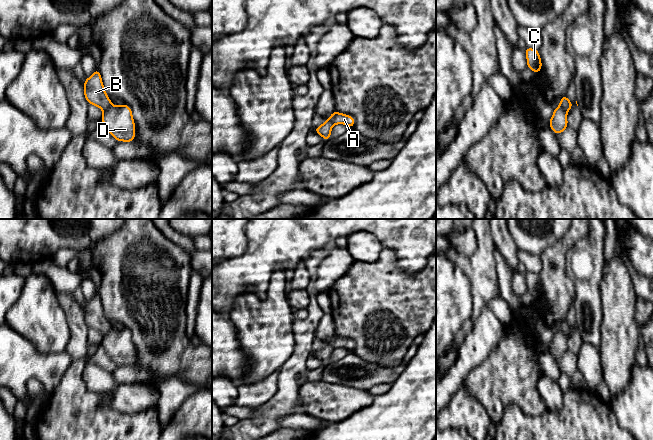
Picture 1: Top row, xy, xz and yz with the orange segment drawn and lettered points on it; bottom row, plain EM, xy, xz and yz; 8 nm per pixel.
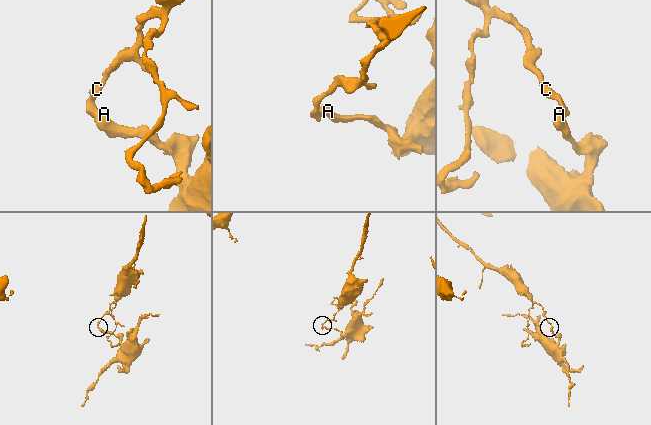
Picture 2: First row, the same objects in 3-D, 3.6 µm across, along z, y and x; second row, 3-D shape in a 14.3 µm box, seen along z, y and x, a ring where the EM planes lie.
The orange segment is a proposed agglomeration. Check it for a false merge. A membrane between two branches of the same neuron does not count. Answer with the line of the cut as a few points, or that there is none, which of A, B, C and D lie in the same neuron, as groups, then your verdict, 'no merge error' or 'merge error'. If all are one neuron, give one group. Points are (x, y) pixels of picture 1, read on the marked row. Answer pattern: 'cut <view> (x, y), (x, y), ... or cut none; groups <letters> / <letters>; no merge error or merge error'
cut xy (111, 105), (104, 112); groups A D / B C; merge error

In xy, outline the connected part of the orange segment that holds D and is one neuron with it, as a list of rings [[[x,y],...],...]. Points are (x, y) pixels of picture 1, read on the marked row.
[[[111,105],[101,118],[107,131],[118,141],[134,142],[135,123],[132,110],[127,105]]]

